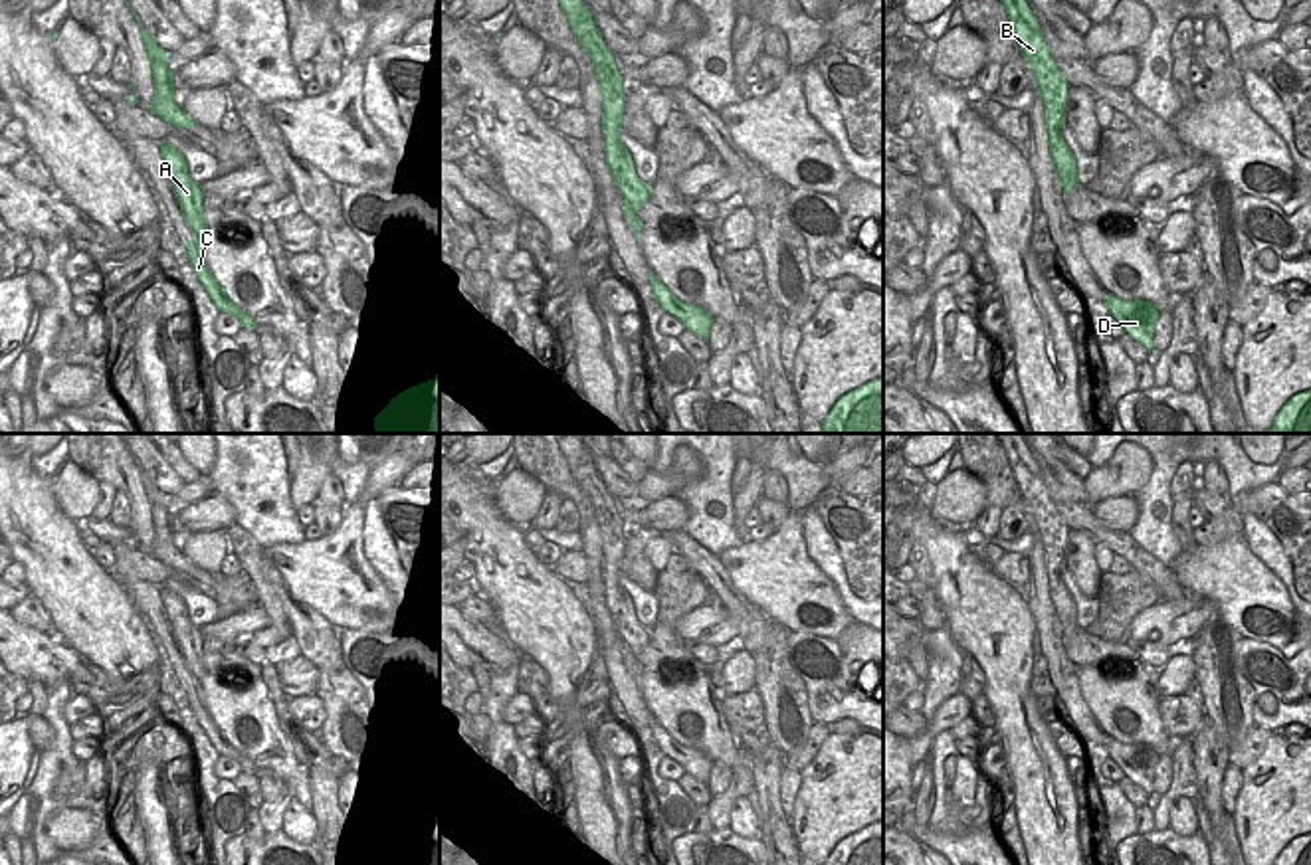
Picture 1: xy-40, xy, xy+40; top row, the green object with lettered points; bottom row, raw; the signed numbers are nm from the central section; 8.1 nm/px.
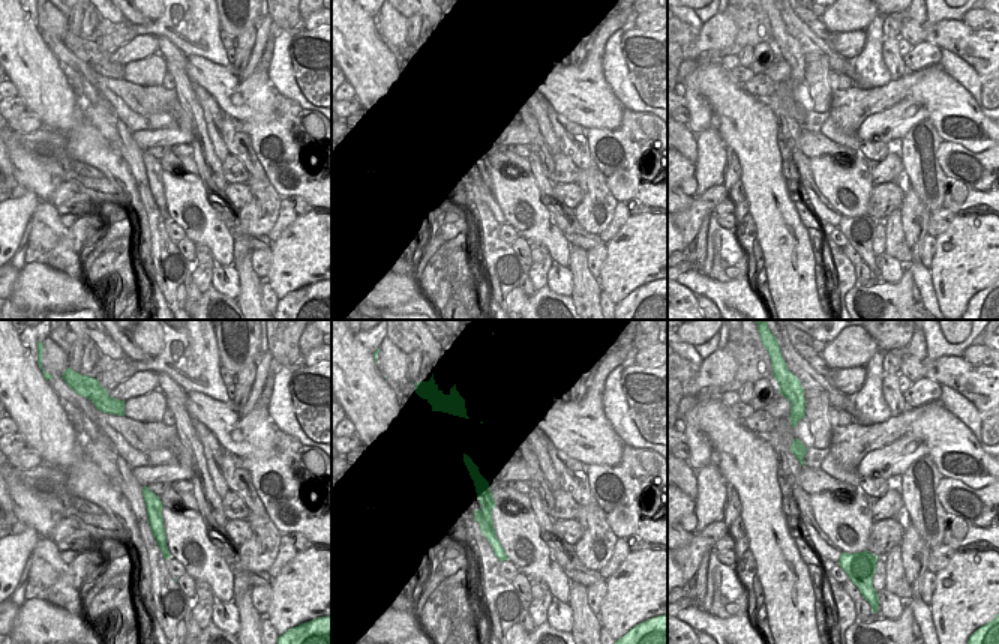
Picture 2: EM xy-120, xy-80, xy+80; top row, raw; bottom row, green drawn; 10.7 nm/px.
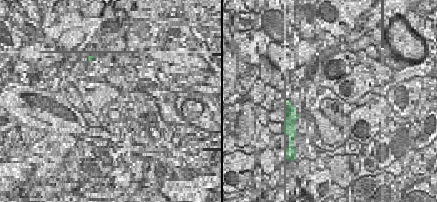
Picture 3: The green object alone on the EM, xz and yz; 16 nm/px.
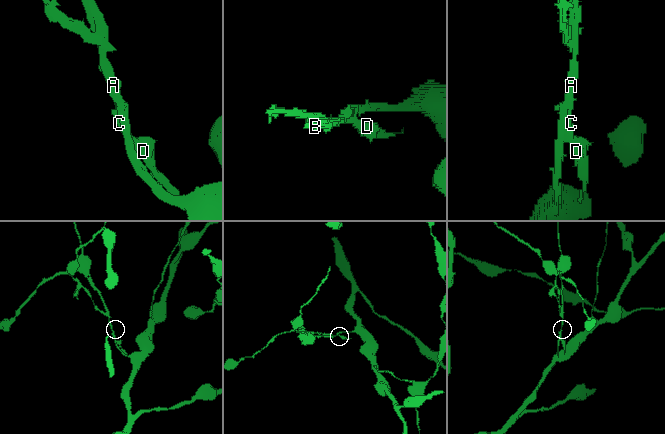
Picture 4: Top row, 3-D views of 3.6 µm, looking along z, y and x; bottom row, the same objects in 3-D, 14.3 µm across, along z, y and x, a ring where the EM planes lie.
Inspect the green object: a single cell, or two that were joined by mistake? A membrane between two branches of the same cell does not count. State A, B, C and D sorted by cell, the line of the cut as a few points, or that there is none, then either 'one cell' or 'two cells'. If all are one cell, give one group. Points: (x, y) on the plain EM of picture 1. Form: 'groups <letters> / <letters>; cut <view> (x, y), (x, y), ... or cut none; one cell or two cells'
groups A B C D; cut none; one cell

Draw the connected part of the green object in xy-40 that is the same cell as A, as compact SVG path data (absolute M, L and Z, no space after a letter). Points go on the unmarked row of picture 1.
M160 586L160 600L178 637L182 659L192 673L194 683L186 685L186 693L198 724L220 756L234 758L242 766L242 770L255 774L257 770L253 762L228 742L204 705L202 677L208 671L204 665L204 637L200 633L200 627L190 624L186 604L178 592Z

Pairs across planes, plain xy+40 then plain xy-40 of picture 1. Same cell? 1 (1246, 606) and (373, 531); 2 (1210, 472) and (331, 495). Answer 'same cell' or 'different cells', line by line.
1: different cells
2: same cell

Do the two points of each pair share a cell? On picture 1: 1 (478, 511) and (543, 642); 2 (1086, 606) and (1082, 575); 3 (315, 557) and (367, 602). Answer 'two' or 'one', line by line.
1: one
2: two
3: one

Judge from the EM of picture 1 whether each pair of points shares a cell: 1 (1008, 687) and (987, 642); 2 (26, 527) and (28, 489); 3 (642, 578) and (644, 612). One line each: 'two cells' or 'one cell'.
1: one cell
2: one cell
3: two cells

